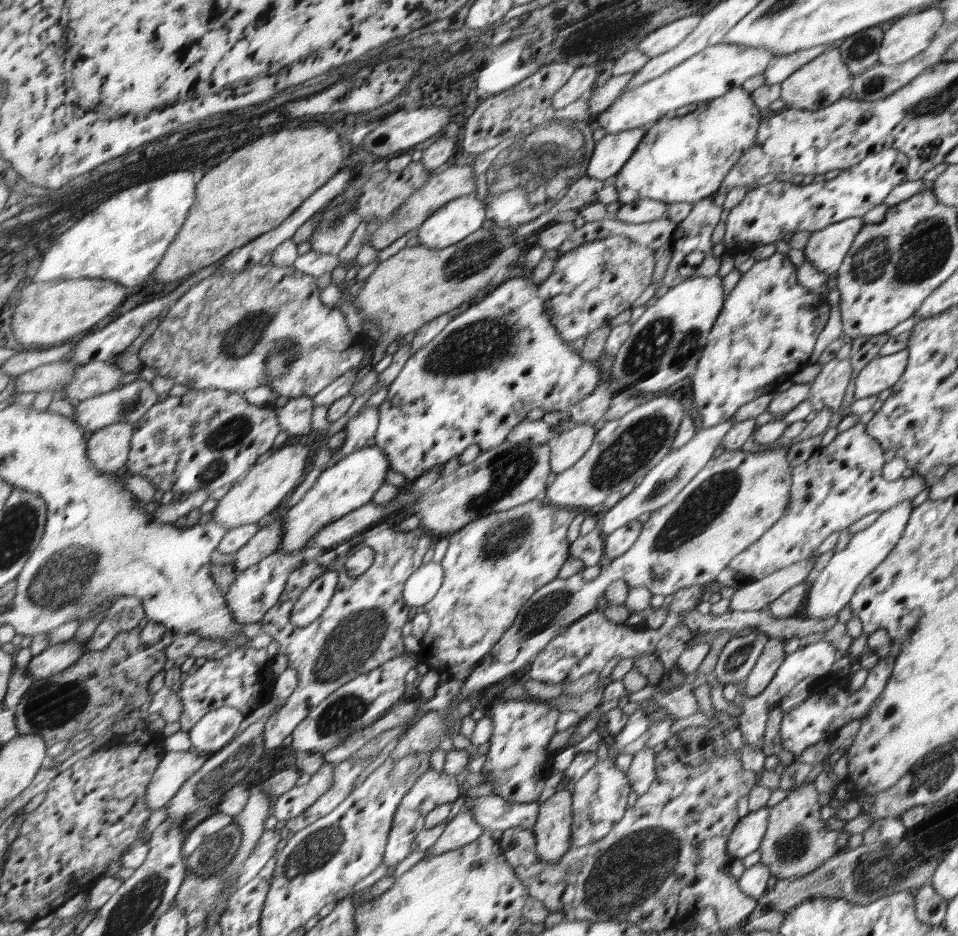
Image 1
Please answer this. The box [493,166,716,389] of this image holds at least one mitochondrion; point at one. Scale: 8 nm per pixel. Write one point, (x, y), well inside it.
(659, 345)

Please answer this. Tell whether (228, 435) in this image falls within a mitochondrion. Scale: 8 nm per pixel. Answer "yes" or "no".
yes

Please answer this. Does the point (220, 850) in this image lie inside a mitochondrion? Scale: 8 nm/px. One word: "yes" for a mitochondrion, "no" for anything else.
yes

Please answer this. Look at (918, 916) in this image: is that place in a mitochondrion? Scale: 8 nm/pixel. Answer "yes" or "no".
no

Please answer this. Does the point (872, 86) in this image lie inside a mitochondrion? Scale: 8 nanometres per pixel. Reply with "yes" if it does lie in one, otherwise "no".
yes

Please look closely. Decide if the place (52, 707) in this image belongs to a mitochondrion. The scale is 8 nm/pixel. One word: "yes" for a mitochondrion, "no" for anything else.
yes

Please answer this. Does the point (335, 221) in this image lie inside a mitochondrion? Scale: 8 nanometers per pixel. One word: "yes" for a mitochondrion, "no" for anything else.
yes

